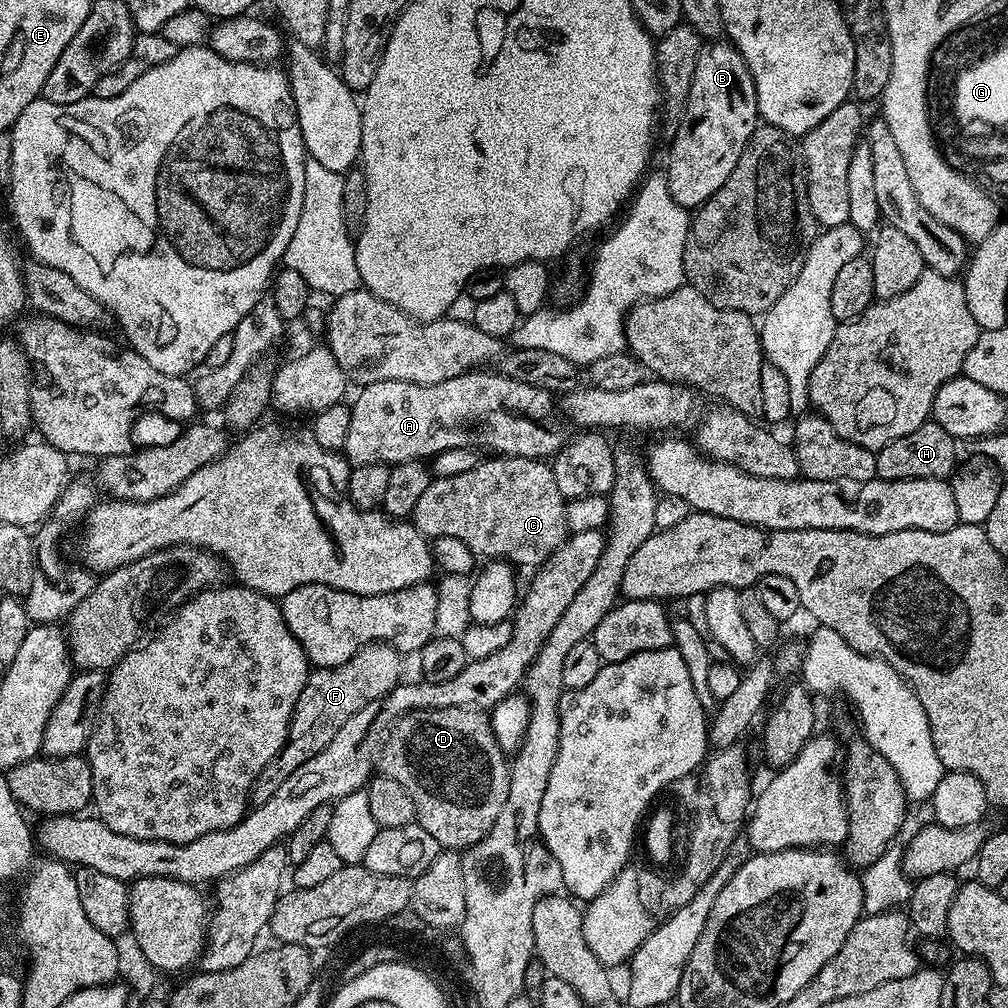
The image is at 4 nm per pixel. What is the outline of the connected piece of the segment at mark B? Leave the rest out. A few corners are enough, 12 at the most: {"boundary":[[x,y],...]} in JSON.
{"boundary":[[701,43],[668,192],[695,210],[758,126],[740,51]]}

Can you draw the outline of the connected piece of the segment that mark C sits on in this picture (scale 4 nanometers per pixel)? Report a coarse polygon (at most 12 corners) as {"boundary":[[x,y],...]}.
{"boundary":[[544,460],[435,477],[410,520],[539,566],[569,535]]}

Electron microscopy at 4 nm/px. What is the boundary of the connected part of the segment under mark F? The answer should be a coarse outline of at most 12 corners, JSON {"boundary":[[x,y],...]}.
{"boundary":[[363,644],[309,671],[284,748],[251,799],[264,804],[342,725],[401,683],[401,653]]}

